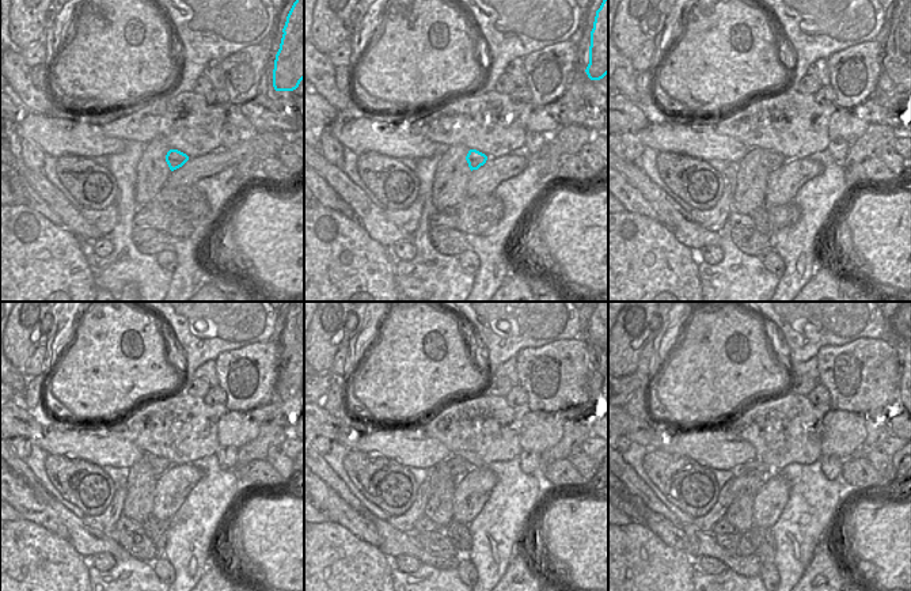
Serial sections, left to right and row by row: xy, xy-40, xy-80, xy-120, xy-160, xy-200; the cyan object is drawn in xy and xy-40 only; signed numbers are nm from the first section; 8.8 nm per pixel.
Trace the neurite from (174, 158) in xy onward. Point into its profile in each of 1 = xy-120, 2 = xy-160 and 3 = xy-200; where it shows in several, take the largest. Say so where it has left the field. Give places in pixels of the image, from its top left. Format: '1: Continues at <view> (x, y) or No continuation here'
1: Continues at xy-120 (159, 465)
2: Continues at xy-160 (459, 466)
3: Continues at xy-200 (752, 466)

